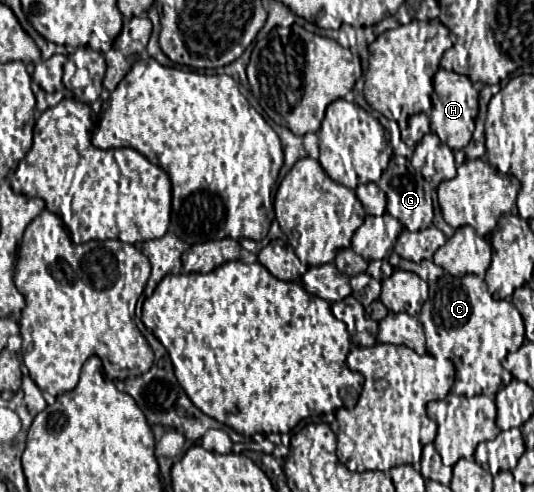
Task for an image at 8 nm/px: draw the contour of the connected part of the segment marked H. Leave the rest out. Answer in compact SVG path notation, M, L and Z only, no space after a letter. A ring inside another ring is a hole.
M439 69L433 77L434 92L432 94L432 111L430 118L431 132L435 133L443 143L453 151L463 149L473 135L475 117L477 117L477 91L473 89L467 75L459 75L455 71Z

